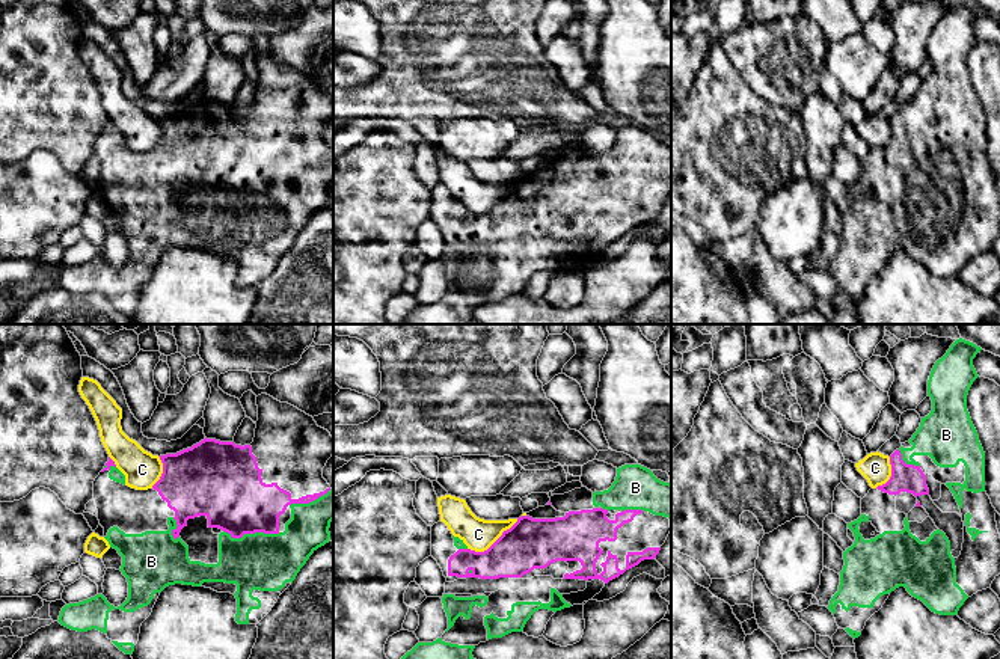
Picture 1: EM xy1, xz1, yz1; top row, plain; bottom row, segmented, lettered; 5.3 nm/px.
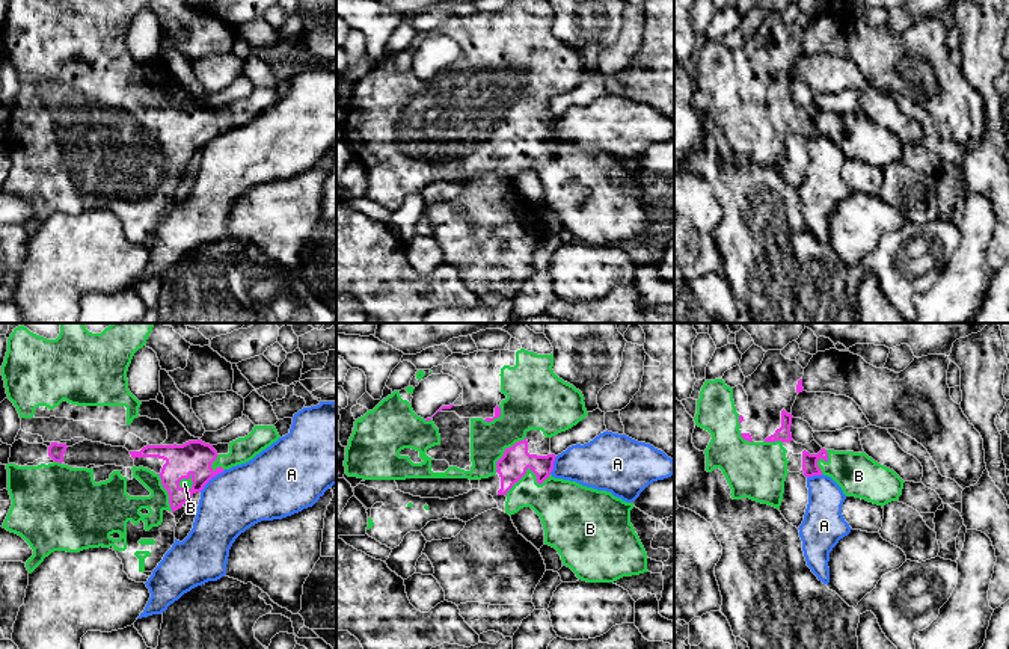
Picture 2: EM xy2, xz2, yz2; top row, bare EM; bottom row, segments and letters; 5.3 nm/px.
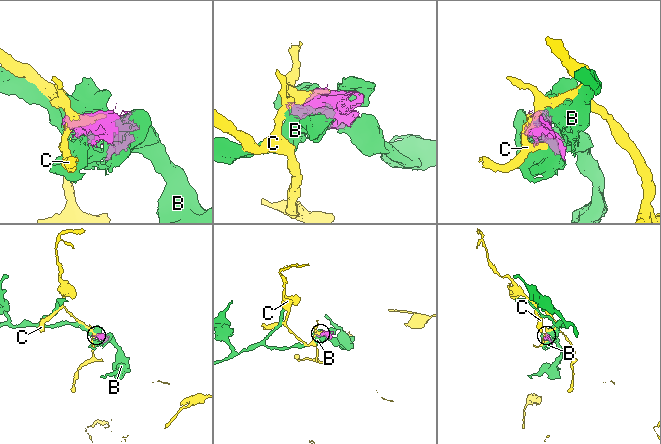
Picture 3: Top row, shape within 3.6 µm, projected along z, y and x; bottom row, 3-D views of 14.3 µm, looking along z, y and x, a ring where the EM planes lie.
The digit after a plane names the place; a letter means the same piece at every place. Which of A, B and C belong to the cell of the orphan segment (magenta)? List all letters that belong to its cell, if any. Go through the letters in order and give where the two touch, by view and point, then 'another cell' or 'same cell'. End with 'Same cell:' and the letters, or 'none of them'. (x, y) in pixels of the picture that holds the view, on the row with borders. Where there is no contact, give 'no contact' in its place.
A: meets magenta in xy2 at (211, 477); another cell
B: meets magenta in xz2 at (528, 467); same cell
C: meets magenta in xz1 at (493, 543); another cell
Same cell: B

